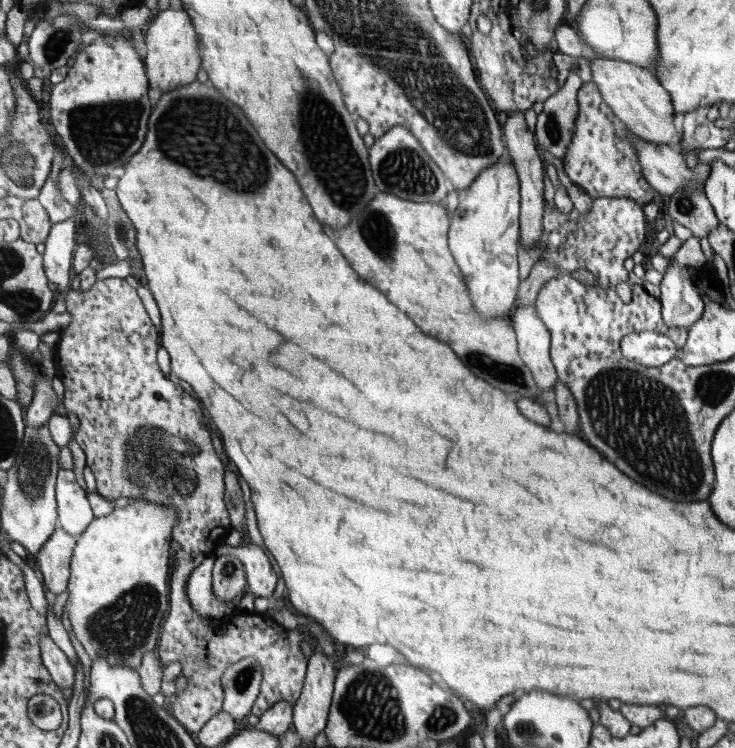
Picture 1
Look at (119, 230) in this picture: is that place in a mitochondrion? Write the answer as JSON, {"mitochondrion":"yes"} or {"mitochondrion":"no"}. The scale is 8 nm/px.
{"mitochondrion":"yes"}

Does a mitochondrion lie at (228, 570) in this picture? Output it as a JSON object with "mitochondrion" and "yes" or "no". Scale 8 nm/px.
{"mitochondrion":"yes"}

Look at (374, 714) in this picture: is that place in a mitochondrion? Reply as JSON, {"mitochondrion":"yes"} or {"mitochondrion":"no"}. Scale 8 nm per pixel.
{"mitochondrion":"yes"}

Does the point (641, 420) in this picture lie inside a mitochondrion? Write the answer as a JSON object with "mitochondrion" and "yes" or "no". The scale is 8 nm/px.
{"mitochondrion":"yes"}

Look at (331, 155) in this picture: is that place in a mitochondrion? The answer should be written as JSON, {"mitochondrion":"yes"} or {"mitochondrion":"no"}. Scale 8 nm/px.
{"mitochondrion":"yes"}

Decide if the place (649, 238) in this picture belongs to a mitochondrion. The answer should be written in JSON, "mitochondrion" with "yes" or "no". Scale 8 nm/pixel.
{"mitochondrion":"no"}

